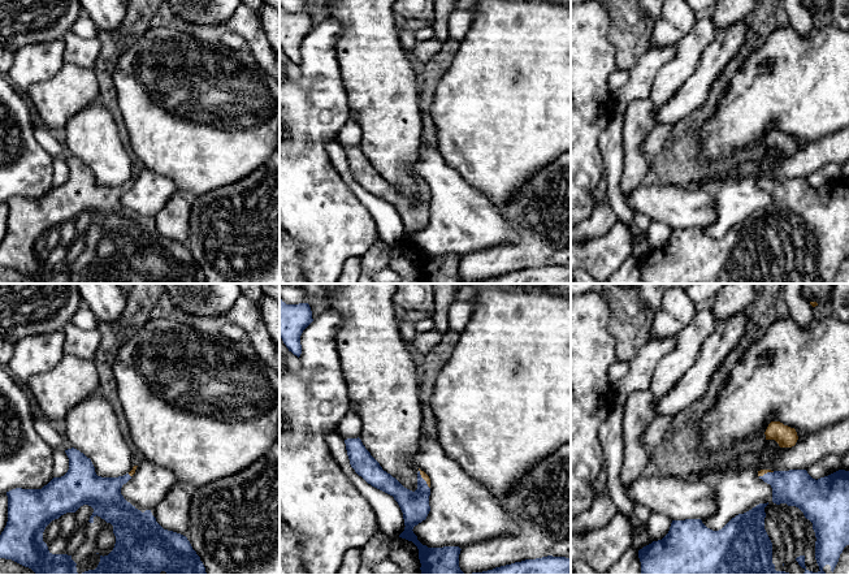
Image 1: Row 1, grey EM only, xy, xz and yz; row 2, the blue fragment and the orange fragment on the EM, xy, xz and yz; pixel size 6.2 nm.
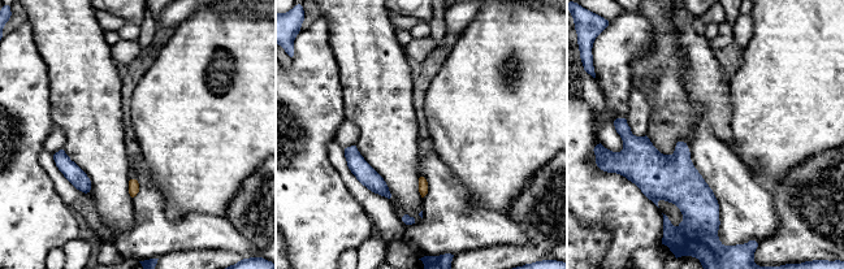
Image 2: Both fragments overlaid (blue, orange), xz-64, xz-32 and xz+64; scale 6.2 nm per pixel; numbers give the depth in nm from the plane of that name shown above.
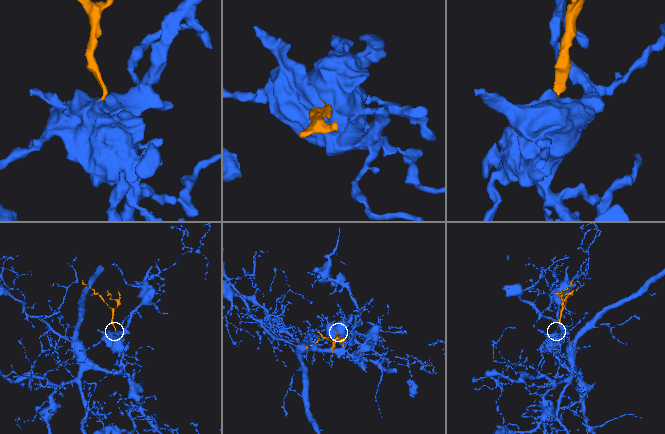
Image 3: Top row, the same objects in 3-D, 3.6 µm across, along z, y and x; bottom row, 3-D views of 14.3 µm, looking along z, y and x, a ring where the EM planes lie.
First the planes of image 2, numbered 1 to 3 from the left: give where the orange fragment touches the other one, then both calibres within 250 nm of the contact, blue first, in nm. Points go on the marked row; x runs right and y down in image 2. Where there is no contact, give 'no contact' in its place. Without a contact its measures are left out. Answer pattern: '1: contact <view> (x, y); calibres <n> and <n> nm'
1: no contact
2: no contact
3: no contact

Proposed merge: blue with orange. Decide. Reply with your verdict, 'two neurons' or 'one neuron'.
one neuron

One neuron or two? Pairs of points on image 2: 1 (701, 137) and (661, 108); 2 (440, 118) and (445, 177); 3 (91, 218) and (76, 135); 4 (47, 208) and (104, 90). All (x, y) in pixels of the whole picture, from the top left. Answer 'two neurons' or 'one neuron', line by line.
1: two neurons
2: two neurons
3: two neurons
4: two neurons

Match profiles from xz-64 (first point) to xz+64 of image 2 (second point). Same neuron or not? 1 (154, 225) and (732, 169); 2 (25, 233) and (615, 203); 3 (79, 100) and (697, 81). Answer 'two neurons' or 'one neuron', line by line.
1: one neuron
2: one neuron
3: two neurons

